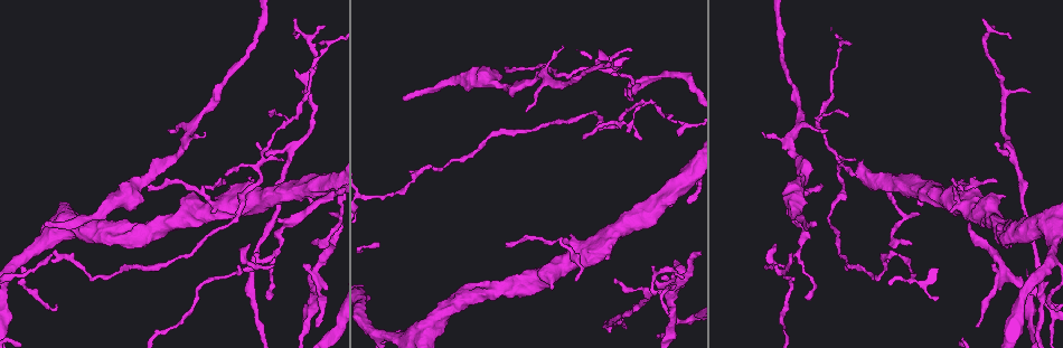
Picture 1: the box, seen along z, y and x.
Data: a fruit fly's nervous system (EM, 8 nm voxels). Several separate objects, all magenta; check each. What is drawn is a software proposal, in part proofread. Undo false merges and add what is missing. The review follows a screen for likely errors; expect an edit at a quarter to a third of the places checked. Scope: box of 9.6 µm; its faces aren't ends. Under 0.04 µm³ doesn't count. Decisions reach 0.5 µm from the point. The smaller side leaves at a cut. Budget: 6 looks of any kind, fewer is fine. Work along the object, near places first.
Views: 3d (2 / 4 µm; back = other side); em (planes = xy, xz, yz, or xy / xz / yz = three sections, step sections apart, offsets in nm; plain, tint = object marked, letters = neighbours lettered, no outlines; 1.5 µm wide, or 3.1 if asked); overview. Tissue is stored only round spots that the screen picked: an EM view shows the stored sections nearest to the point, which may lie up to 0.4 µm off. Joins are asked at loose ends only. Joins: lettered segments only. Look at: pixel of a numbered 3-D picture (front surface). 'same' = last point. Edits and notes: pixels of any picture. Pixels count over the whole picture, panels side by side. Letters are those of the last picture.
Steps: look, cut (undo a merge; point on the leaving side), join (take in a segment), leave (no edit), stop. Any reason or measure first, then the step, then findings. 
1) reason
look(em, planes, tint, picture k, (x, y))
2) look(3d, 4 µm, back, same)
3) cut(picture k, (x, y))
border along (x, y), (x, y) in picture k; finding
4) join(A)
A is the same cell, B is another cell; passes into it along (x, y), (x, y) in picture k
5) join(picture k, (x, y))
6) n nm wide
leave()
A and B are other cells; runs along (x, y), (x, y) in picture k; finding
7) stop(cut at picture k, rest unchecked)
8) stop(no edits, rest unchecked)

branch stops here
look(em, planes, tint, picture 1, (661, 280))

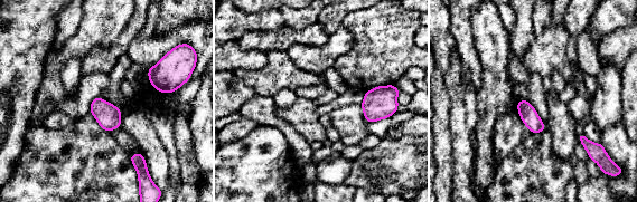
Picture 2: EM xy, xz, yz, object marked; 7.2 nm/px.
look(em, planes, letters, same)

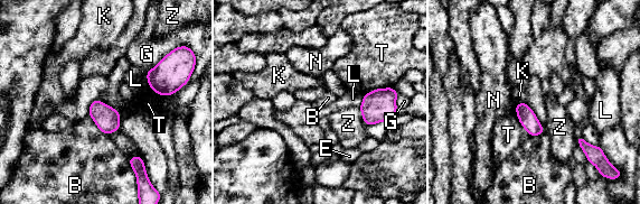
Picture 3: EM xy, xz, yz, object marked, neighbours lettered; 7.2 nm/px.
110 nm wide; B touches over 260 nm
leave()
B, E, G, K, L, N, T and Z are other cells; no lettered segment goes on from it

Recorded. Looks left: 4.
free end
look(3d, 2 µm, picture 1, (405, 99))

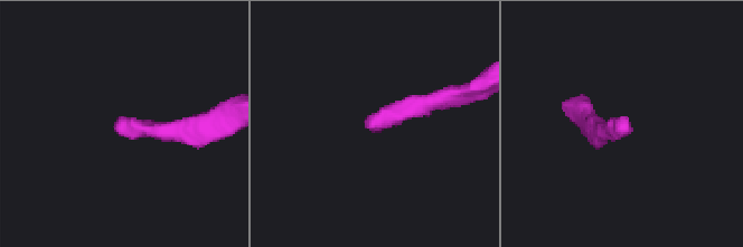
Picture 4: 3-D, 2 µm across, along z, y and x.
look(em, planes, letters, picture 4, (119, 121))

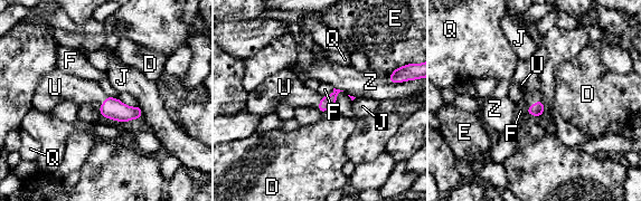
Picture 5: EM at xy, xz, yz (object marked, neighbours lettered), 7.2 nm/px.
U touches over 130 nm
join(U)
U is the same cell, D, E, F, J, Q and Z are other cells; passes into it along (536, 109), (534, 103), (531, 97) in picture 5; it goes on there

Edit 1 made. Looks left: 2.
stop(join at picture 5, rest unchecked)

